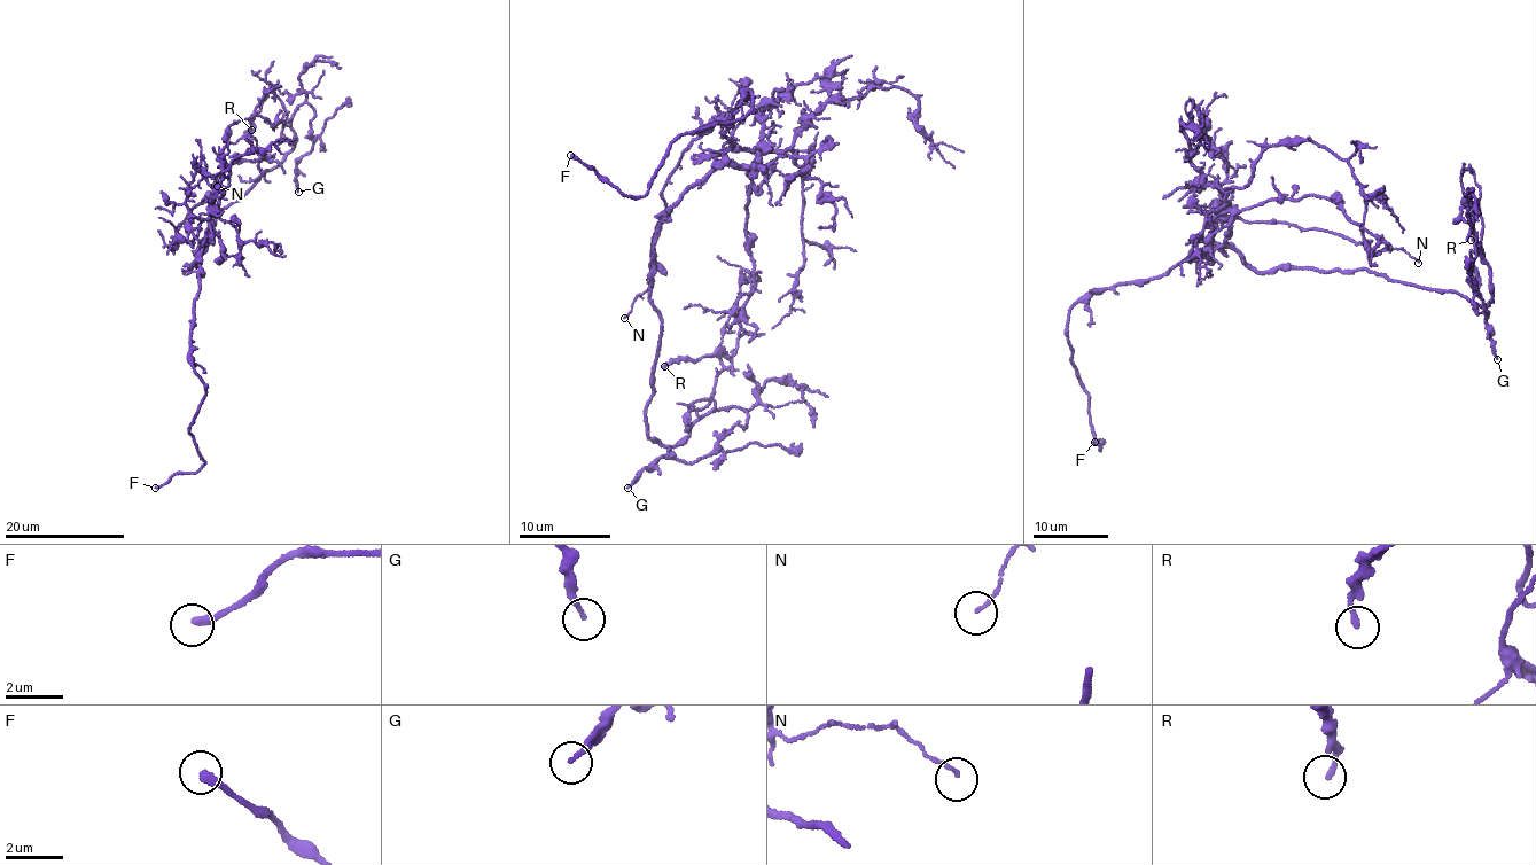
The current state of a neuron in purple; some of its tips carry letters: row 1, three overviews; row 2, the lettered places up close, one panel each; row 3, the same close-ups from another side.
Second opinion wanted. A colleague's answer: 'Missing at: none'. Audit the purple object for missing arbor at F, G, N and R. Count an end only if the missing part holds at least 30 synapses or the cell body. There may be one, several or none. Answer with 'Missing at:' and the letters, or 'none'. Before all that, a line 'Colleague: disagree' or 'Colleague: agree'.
Colleague: disagree
Missing at: F

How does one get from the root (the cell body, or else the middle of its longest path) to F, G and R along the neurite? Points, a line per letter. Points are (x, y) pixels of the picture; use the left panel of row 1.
F: (196, 248), (199, 288), (188, 342), (205, 391), (189, 434), (204, 462), (155, 488)
G: (196, 248), (217, 213), (291, 150), (290, 121), (305, 102), (314, 110), (314, 141), (296, 166), (298, 192)
R: (196, 248), (217, 213), (244, 196), (294, 148), (294, 131), (275, 87), (251, 130)

